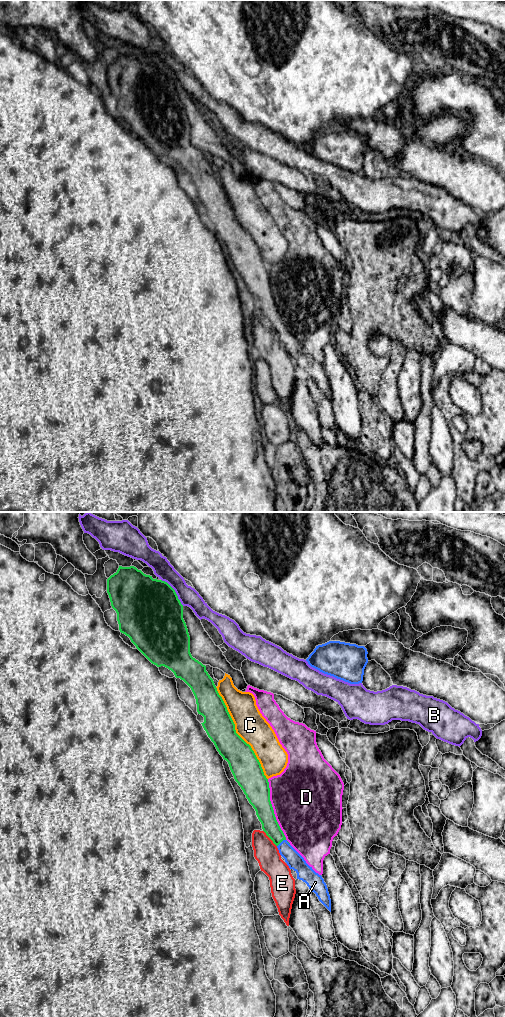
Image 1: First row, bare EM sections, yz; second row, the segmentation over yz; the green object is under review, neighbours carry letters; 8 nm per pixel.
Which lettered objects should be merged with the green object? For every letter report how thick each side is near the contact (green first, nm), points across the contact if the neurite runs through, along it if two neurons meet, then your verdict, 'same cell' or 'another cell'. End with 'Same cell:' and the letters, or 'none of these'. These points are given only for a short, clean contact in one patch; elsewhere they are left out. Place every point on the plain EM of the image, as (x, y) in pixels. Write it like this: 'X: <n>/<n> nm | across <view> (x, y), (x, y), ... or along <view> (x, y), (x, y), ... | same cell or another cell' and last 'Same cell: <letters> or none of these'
A: 140/140 nm | across yz (265, 302), (269, 313), (283, 327), (284, 336), (294, 348) | same cell
B: 500/160 nm | along yz (161, 67), (174, 78), (177, 86), (183, 93) | another cell
C: 240/240 nm | another cell
D: 220/500 nm | another cell
E: 140/190 nm | another cell
Same cell: A

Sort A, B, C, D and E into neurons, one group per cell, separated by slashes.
A / B / C / D / E

